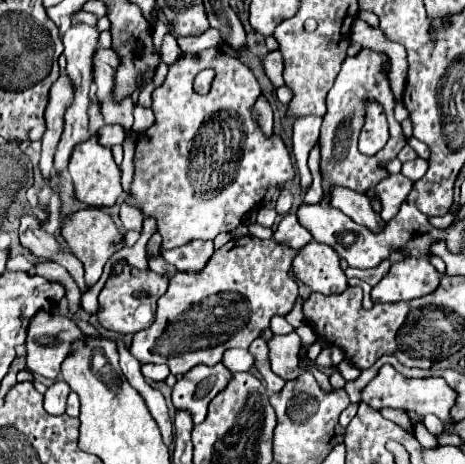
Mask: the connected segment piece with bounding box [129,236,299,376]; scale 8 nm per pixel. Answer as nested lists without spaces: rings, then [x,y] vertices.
[[[255,236],[233,238],[223,248],[215,250],[209,262],[199,272],[177,272],[169,290],[157,302],[155,322],[133,336],[129,352],[141,364],[165,364],[171,374],[187,374],[193,366],[205,364],[215,366],[227,348],[249,348],[249,344],[269,328],[273,316],[287,316],[297,302],[297,282],[291,274],[291,260],[295,256],[293,248],[279,246],[271,240],[257,240]]]

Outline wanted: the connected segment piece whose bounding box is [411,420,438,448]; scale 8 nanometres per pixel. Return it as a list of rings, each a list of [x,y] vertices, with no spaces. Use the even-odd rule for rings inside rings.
[[[412,420],[411,423],[415,430],[415,437],[423,447],[434,448],[438,445],[434,435],[426,429],[422,422]]]

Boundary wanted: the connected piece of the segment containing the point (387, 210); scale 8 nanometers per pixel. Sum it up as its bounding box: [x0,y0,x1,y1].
[375,174,413,222]

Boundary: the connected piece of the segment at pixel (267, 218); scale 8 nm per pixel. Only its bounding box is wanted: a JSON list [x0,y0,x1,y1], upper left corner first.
[257,208,277,228]

